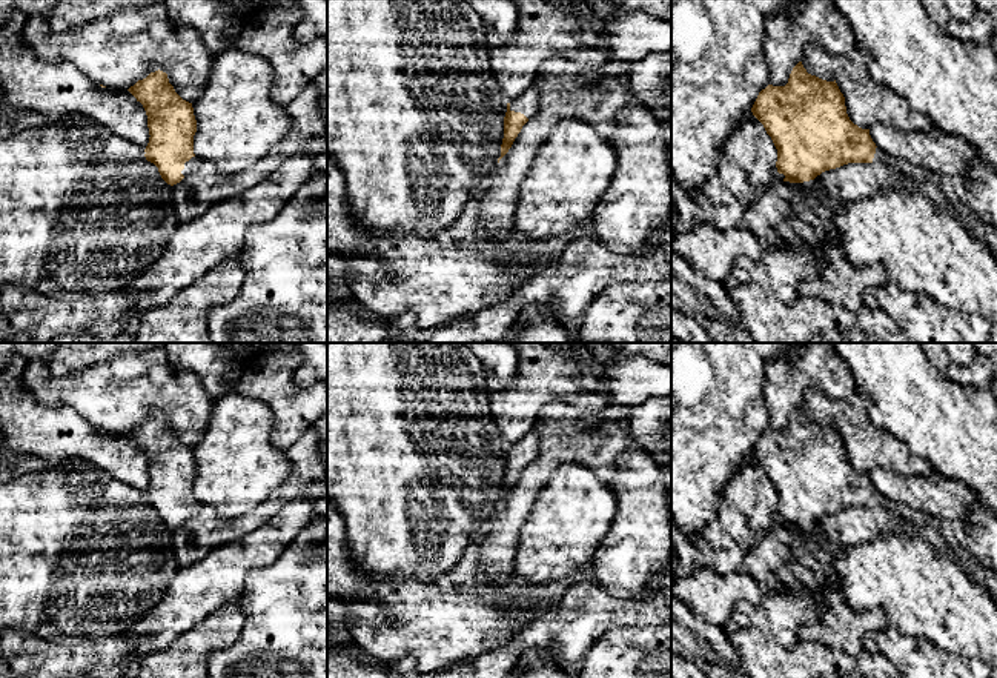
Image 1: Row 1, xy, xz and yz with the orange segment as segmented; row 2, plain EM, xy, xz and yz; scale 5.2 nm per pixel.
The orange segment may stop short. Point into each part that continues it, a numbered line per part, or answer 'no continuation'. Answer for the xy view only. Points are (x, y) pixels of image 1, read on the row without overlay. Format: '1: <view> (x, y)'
1: xy (194, 508)

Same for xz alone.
1: xz (527, 448)

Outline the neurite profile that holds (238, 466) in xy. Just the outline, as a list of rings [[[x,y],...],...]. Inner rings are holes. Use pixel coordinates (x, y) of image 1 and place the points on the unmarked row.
[[[229,392],[217,400],[204,435],[192,447],[195,501],[230,520],[280,495],[292,461],[272,443],[273,423],[273,409],[258,398]]]

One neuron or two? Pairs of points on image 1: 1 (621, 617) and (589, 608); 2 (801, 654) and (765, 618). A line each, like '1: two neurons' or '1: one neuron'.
1: one neuron
2: two neurons

